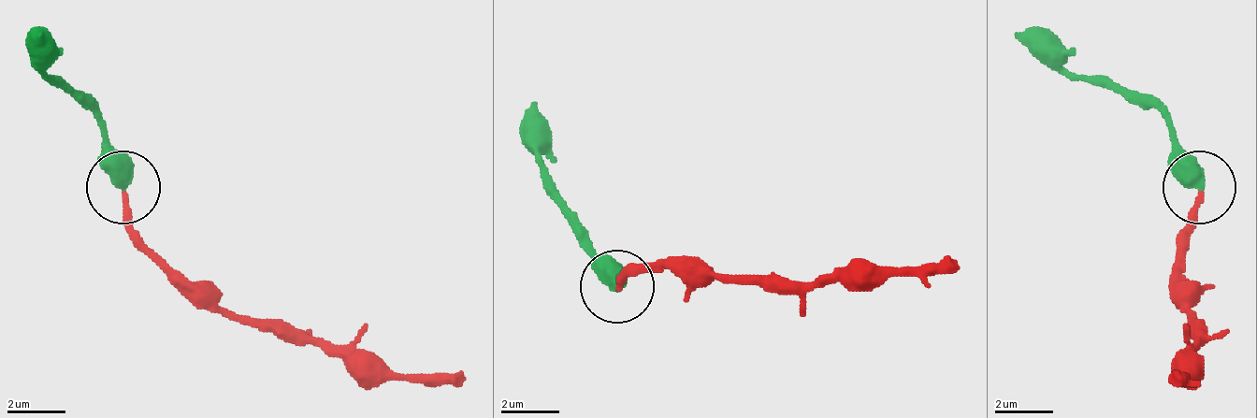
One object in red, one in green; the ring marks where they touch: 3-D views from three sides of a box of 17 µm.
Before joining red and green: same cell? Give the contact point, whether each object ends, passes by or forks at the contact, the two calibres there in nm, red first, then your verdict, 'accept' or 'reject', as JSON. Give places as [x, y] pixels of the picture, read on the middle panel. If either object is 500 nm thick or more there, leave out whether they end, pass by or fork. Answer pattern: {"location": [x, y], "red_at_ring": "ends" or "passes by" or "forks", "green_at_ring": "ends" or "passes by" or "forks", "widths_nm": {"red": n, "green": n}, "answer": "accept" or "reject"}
{"location": [617, 286], "widths_nm": {"red": 200, "green": 550}, "answer": "accept"}

